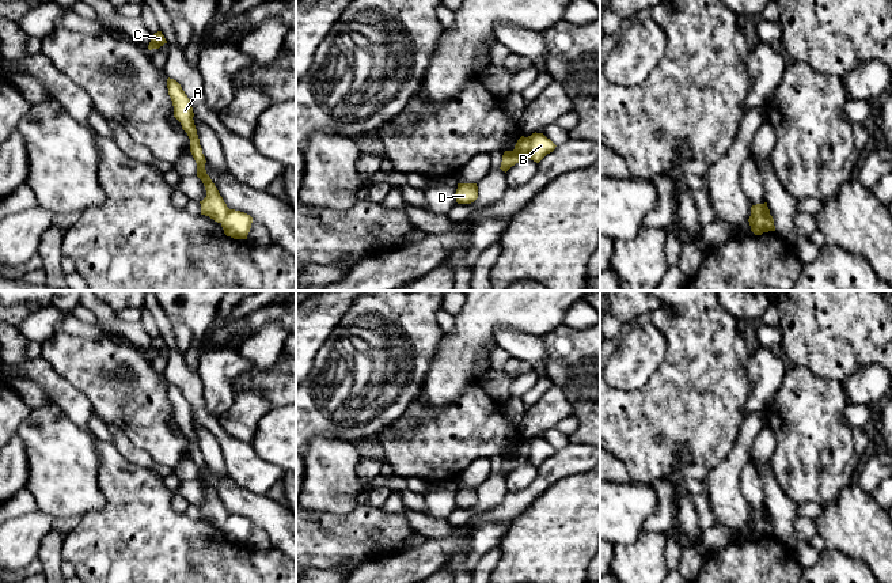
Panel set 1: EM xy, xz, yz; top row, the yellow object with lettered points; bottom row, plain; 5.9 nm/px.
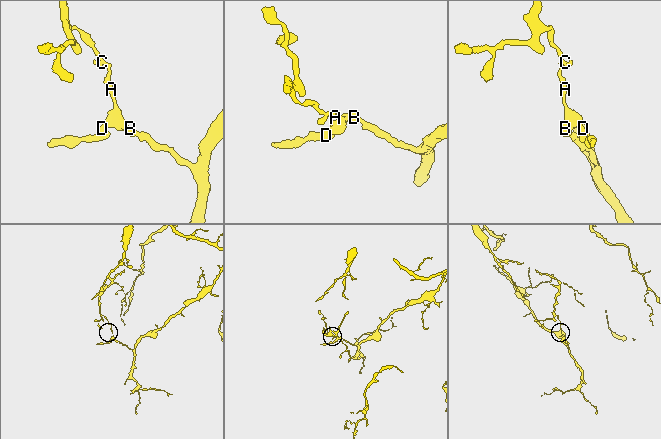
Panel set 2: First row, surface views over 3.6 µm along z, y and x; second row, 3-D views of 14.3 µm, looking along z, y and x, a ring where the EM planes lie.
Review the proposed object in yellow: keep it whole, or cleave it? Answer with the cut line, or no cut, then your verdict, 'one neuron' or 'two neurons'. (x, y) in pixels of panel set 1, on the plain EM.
cut xz (527, 442), (528, 462); two neurons

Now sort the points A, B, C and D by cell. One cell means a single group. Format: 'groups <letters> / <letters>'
groups A C D / B

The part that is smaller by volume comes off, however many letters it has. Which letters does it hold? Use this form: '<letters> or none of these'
A, C, D

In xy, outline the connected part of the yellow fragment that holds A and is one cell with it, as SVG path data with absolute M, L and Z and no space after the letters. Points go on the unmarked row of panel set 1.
M167 383L167 393L174 410L174 421L181 427L182 434L190 443L190 457L197 467L197 481L202 485L206 495L206 501L200 506L201 519L209 520L215 526L221 527L228 519L229 512L224 507L210 481L206 478L206 465L200 450L190 404L182 394L181 389L174 383Z

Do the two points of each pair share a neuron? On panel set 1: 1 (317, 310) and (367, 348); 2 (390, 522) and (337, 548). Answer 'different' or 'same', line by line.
1: different
2: same

